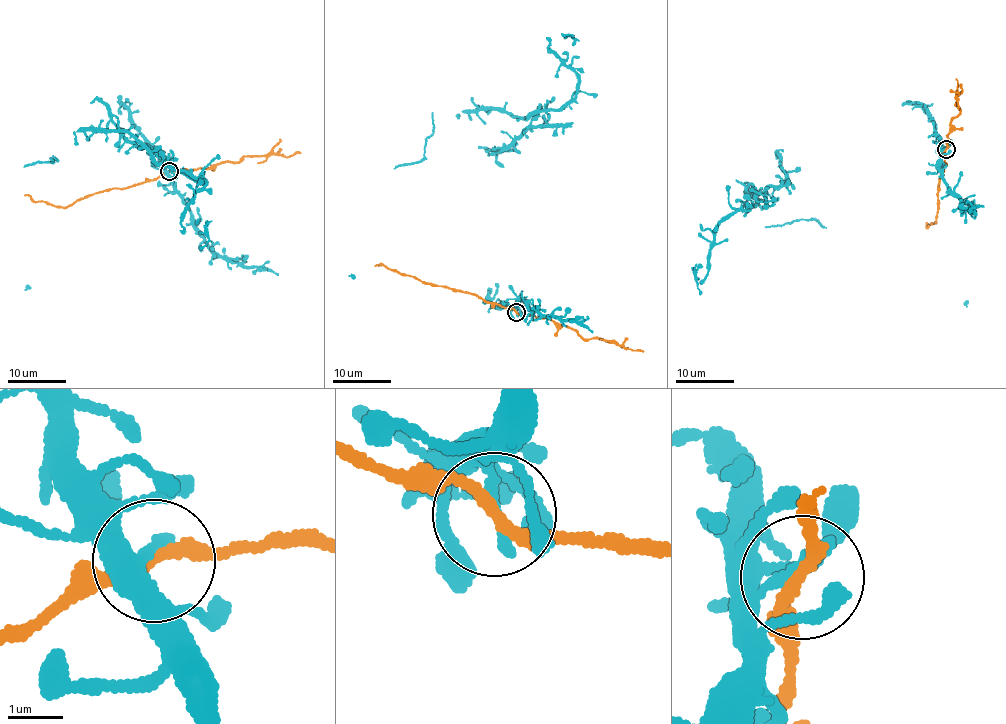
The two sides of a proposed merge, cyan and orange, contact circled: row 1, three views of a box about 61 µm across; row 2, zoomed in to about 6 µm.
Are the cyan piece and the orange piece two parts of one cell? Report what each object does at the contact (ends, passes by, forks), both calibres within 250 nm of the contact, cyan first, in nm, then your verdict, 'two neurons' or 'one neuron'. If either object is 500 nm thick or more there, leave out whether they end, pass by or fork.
cyan ends; orange passes by; calibres 240 and 240 nm; one neuron

